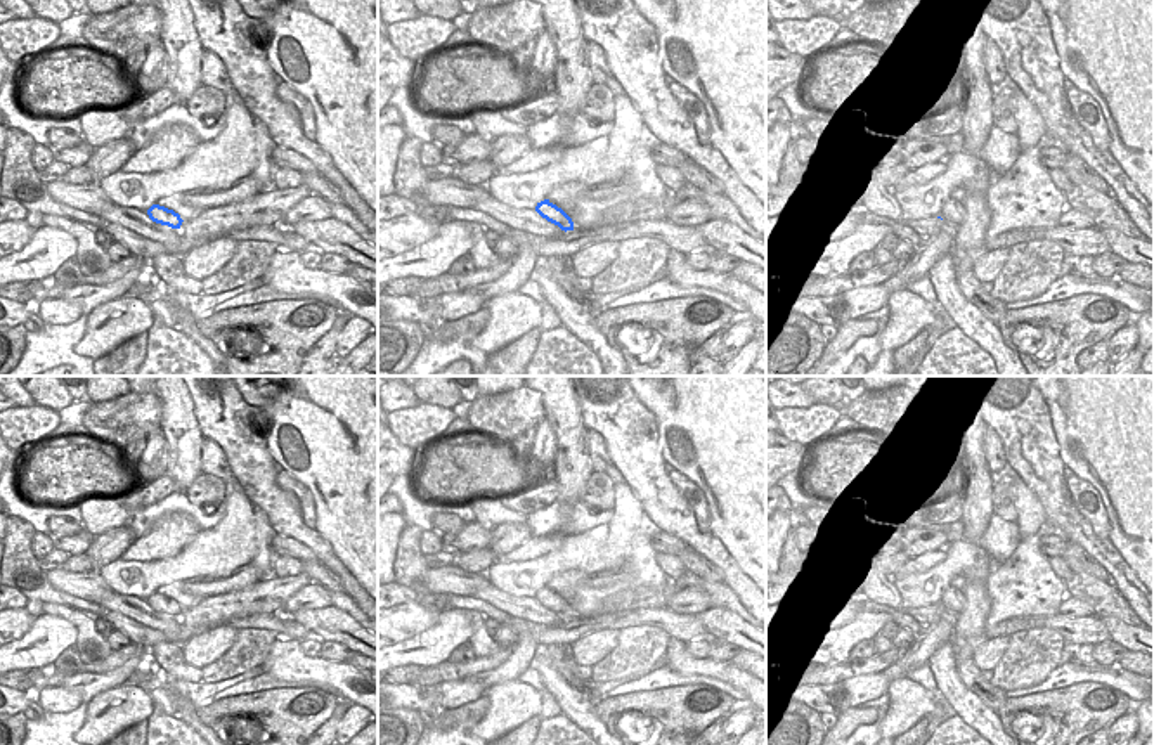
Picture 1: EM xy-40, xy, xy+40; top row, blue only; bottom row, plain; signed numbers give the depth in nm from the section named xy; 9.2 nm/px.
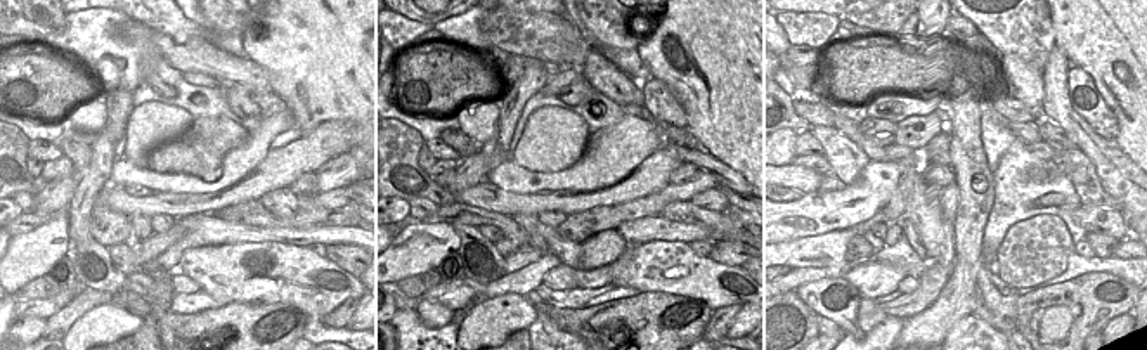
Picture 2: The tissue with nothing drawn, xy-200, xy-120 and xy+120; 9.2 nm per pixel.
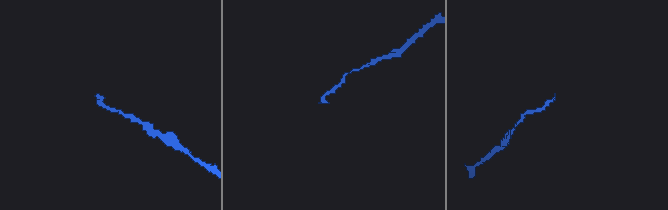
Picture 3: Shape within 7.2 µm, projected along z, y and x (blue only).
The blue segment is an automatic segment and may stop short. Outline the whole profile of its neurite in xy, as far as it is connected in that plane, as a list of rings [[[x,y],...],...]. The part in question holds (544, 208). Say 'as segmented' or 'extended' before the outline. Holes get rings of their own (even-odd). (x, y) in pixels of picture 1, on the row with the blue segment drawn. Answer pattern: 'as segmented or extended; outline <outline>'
as segmented; outline [[[549,199],[537,203],[535,211],[548,222],[558,225],[561,230],[574,230],[572,218]]]

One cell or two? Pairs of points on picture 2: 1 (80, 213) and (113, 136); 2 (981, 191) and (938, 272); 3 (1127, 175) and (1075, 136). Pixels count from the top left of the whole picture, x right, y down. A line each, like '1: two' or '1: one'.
1: one
2: two
3: one

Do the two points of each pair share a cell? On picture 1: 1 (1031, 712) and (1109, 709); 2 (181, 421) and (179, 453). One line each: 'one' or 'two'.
1: one
2: one

